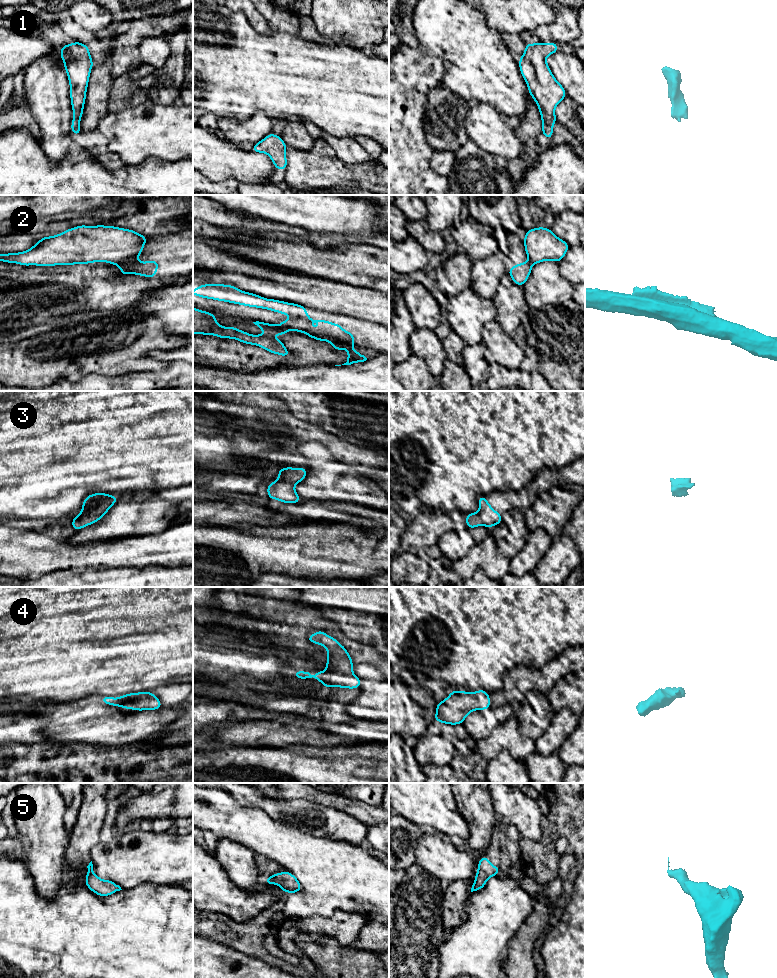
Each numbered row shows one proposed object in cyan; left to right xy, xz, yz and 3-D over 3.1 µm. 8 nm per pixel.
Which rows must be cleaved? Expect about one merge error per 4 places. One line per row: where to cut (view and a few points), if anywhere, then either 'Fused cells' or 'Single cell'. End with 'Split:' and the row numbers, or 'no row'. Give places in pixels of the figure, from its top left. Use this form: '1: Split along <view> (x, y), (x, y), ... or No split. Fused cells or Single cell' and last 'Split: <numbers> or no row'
1: No split. Single cell
2: Split along xz (304, 332), (351, 344). Fused cells
3: No split. Single cell
4: No split. Single cell
5: No split. Single cell
Split: 2

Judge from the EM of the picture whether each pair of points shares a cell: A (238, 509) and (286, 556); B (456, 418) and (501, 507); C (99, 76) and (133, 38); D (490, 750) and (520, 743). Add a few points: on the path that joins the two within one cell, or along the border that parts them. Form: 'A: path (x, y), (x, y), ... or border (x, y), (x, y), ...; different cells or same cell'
A: border (276, 525), (257, 526), (238, 523), (230, 526); different cells
B: border (516, 491), (493, 490), (486, 496); different cells
C: border (94, 63), (109, 58), (113, 78); different cells
D: path (497, 743), (513, 743); same cell

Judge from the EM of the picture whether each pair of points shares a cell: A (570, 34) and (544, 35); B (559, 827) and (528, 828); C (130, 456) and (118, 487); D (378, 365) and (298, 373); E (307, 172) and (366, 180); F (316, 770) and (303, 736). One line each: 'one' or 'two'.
A: one
B: two
C: one
D: one
E: one
F: two

